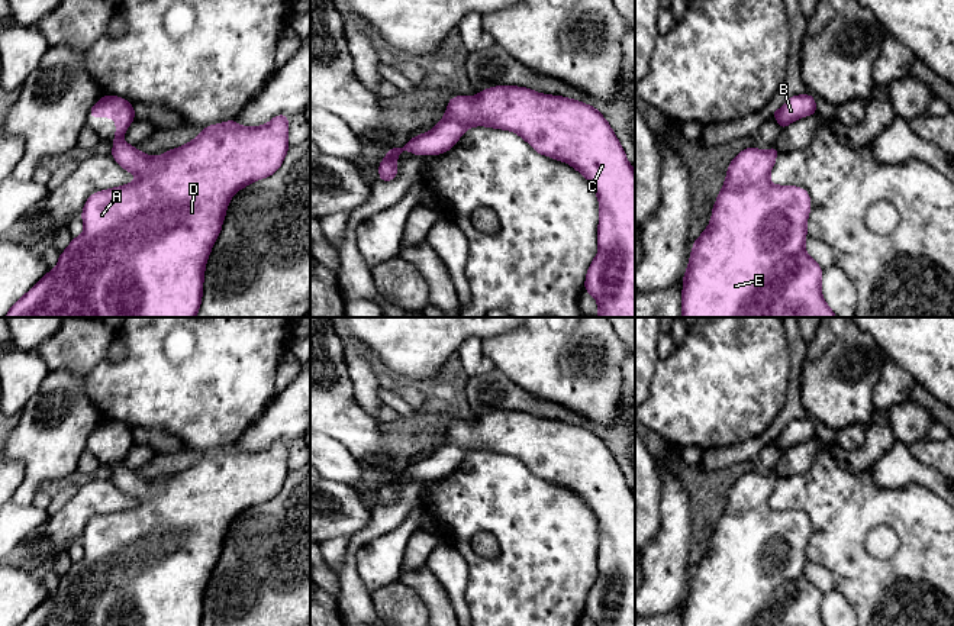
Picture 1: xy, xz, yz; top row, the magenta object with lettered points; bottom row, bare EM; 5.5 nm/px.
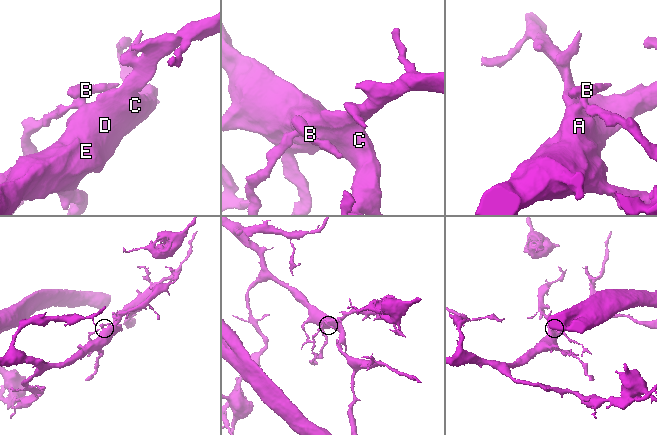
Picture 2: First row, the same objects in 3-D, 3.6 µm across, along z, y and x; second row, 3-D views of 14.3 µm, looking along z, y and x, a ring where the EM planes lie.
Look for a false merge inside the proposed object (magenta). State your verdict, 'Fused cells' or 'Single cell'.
Single cell

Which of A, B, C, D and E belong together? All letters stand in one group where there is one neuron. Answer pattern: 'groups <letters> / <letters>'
groups A B C D E

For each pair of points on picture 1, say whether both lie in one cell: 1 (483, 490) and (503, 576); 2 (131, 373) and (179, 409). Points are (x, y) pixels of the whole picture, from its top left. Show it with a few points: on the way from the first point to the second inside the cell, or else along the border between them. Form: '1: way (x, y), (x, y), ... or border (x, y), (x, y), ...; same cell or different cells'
1: way (505, 507), (508, 510), (508, 554); same cell
2: way (142, 384), (167, 397); same cell

